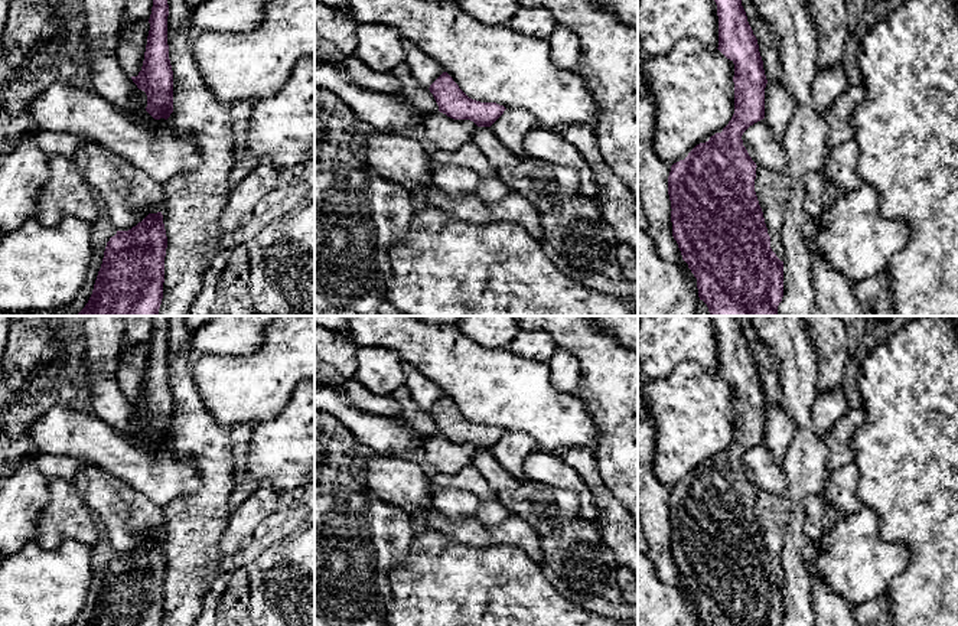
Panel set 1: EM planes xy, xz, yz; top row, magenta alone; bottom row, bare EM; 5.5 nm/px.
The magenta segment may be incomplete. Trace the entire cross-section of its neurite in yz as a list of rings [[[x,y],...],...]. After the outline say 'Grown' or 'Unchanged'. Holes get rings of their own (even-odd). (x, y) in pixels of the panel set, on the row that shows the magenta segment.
[[[714,0],[717,4],[718,16],[718,50],[734,63],[734,114],[729,124],[721,133],[716,133],[708,141],[697,144],[684,160],[680,160],[671,166],[668,176],[668,195],[671,200],[671,222],[672,222],[672,237],[678,244],[682,260],[688,264],[688,268],[697,278],[698,297],[703,300],[710,312],[710,316],[778,316],[778,306],[783,297],[783,261],[781,261],[770,248],[770,237],[765,224],[763,212],[759,205],[755,192],[756,179],[756,163],[749,156],[746,147],[743,146],[743,133],[755,123],[765,118],[765,88],[768,84],[763,61],[759,52],[757,39],[747,22],[746,12],[742,6],[742,0]]]. Unchanged

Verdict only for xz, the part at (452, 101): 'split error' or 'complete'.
complete

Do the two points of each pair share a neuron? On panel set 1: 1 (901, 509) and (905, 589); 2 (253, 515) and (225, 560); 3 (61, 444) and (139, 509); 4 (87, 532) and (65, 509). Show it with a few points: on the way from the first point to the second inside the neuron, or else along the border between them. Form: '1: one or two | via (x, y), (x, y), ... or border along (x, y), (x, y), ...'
1: one | via (919, 530), (919, 569)
2: one | via (241, 527), (231, 537), (228, 548)
3: two | border along (82, 463), (98, 466), (116, 478)
4: one | via (81, 527), (69, 515)

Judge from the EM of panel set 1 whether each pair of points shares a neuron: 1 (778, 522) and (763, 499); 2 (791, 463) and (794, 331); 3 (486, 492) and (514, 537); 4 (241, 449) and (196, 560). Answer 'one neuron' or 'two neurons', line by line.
1: one neuron
2: one neuron
3: two neurons
4: two neurons

